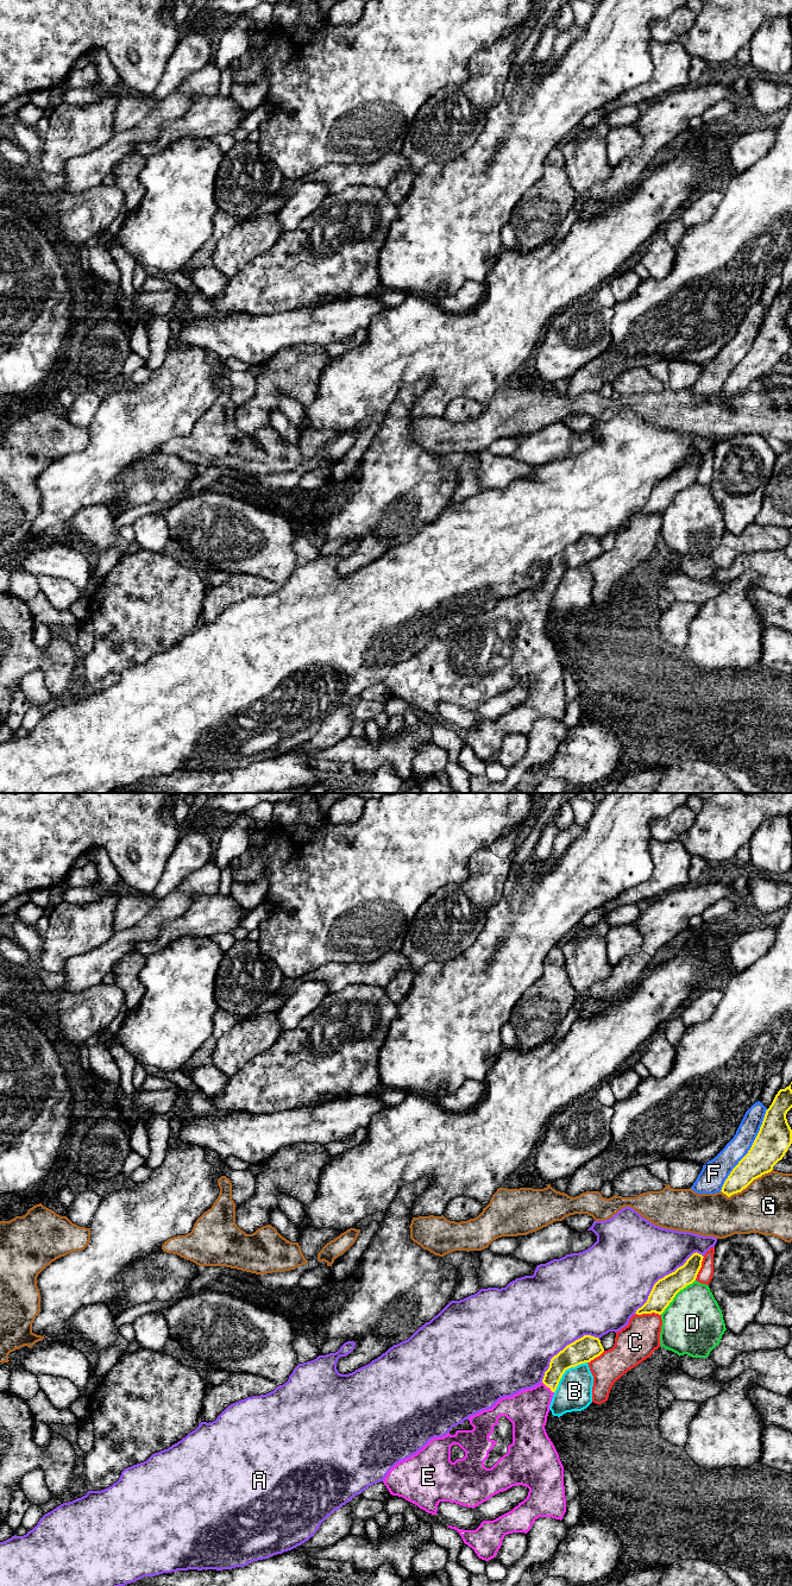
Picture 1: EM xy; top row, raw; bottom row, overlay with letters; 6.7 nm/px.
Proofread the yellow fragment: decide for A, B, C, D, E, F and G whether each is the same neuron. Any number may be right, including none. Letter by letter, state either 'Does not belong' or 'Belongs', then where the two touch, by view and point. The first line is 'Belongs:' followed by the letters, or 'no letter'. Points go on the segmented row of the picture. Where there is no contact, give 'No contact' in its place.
Belongs: E
A: Does not belong. Touches yellow at xy (665, 1276)
B: Does not belong. Touches yellow at xy (565, 1370)
C: Does not belong. Touches yellow at xy (648, 1313)
D: Does not belong. Touches yellow at xy (676, 1294)
E: Belongs. Touches yellow at xy (547, 1386)
F: Does not belong. Touches yellow at xy (749, 1150)
G: Does not belong. Touches yellow at xy (746, 1187)

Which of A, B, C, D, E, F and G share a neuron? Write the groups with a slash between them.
A / B / C / D / E / F / G

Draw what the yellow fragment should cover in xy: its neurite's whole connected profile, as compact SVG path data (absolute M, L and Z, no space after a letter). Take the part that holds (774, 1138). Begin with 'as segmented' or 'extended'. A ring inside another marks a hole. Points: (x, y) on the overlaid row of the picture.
as segmented; M791 1084L780 1089L766 1110L760 1131L748 1151L725 1179L722 1192L730 1197L754 1179L768 1173L782 1159L792 1144L792 1129L786 1114L792 1108Z

